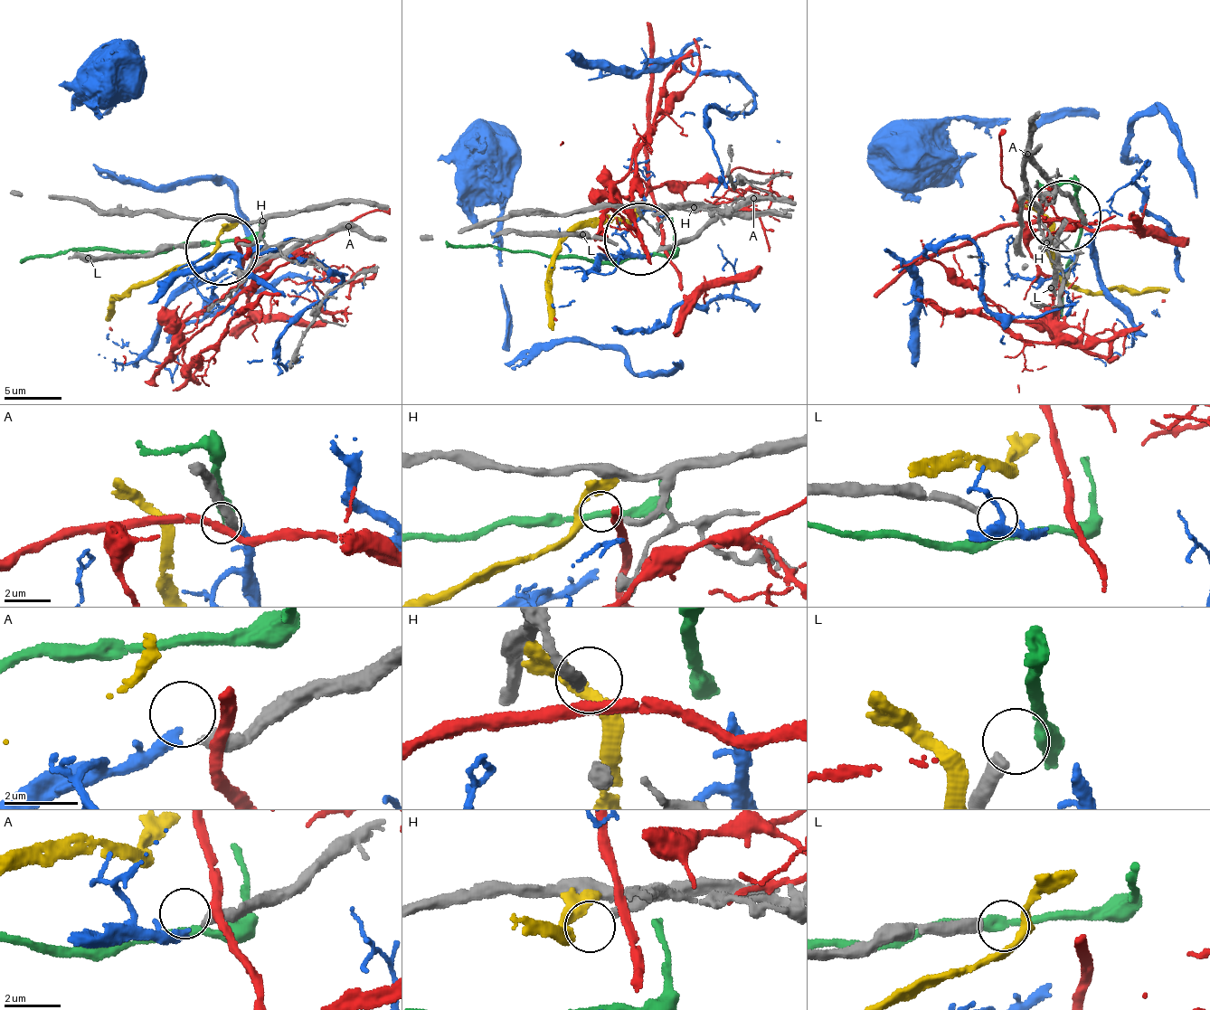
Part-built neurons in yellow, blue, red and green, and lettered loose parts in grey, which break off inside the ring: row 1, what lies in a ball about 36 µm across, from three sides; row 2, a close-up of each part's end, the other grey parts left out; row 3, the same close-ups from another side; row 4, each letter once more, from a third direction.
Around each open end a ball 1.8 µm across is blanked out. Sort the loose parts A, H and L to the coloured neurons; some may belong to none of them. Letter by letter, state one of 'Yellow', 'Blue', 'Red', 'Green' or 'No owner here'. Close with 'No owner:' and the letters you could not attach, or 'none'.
A: Blue
H: No owner here
L: No owner here
No owner: H, L

